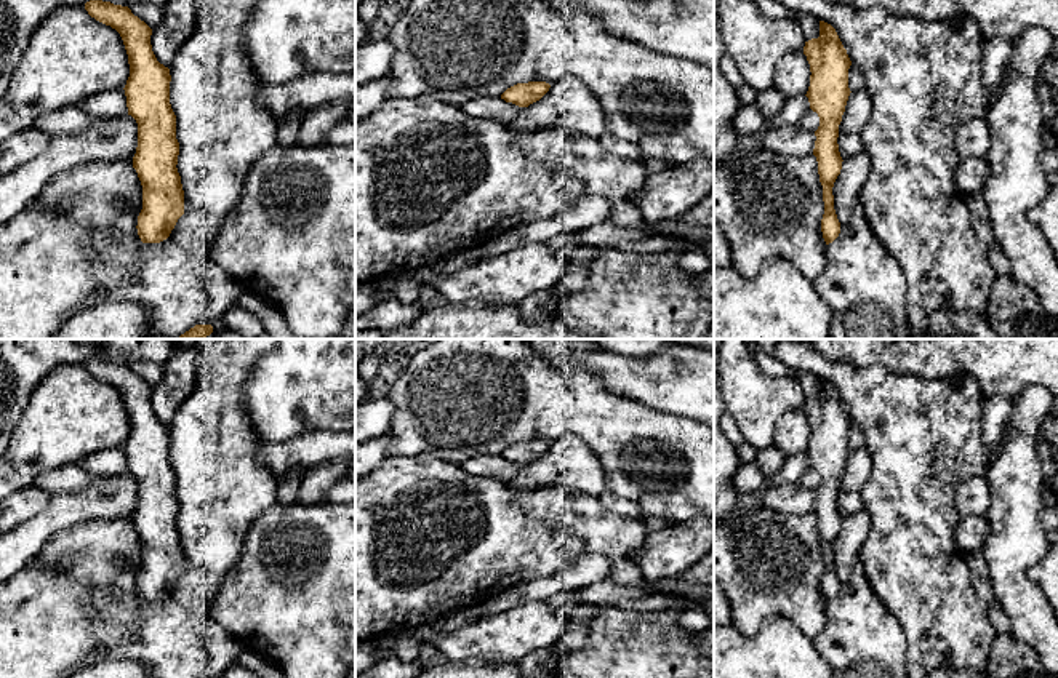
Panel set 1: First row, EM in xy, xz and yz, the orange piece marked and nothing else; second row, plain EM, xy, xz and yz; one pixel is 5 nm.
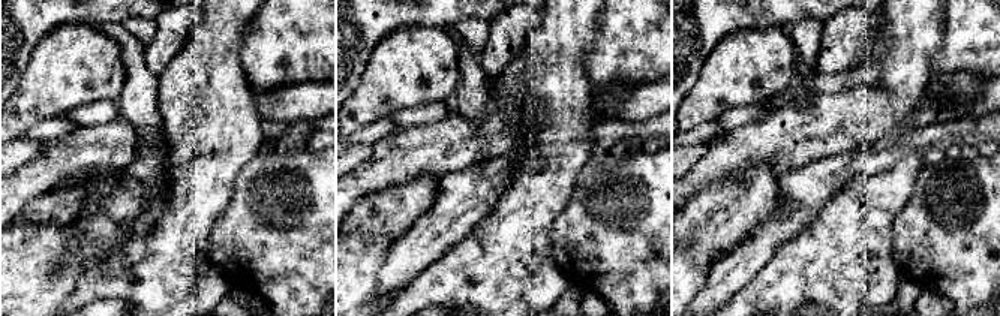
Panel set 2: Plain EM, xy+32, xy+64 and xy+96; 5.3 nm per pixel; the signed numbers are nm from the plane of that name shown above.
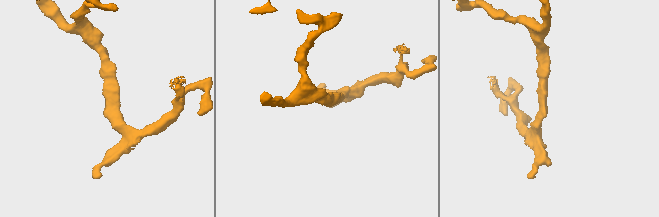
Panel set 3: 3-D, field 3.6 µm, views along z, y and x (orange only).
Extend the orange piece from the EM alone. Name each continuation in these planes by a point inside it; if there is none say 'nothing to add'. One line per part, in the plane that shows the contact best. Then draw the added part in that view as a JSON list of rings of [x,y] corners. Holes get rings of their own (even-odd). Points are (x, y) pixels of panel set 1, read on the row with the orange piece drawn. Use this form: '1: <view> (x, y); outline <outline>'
nothing to add

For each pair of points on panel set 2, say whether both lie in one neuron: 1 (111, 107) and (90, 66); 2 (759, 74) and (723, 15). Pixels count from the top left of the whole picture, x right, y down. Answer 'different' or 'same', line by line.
1: different
2: different

